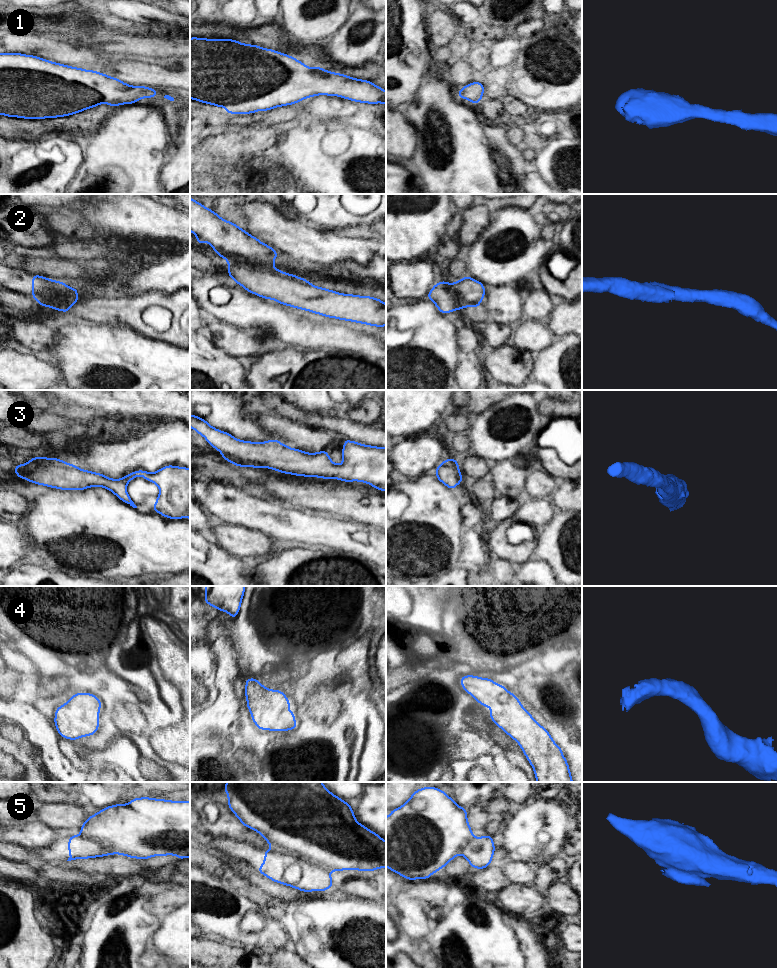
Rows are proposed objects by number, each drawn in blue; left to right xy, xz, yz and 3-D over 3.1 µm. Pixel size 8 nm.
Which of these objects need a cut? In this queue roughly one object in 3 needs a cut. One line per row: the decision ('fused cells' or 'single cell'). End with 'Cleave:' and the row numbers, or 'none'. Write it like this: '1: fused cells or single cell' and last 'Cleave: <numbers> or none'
1: single cell
2: fused cells
3: single cell
4: single cell
5: fused cells
Cleave: 2, 5

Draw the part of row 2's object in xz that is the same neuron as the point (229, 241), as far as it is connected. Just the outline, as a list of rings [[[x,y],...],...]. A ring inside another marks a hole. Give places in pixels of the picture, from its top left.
[[[191,197],[190,231],[196,235],[197,243],[202,245],[208,242],[215,250],[215,254],[218,254],[225,260],[241,260],[253,266],[274,269],[274,260],[278,257],[277,251],[250,235],[236,224],[221,218],[216,212],[206,208]]]

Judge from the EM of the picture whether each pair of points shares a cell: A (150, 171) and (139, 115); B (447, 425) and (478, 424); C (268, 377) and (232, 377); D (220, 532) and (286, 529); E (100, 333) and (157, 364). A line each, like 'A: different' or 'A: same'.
A: same
B: different
C: different
D: different
E: same

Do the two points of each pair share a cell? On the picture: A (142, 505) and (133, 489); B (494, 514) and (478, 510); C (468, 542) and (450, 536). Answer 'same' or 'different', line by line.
A: same
B: different
C: different

